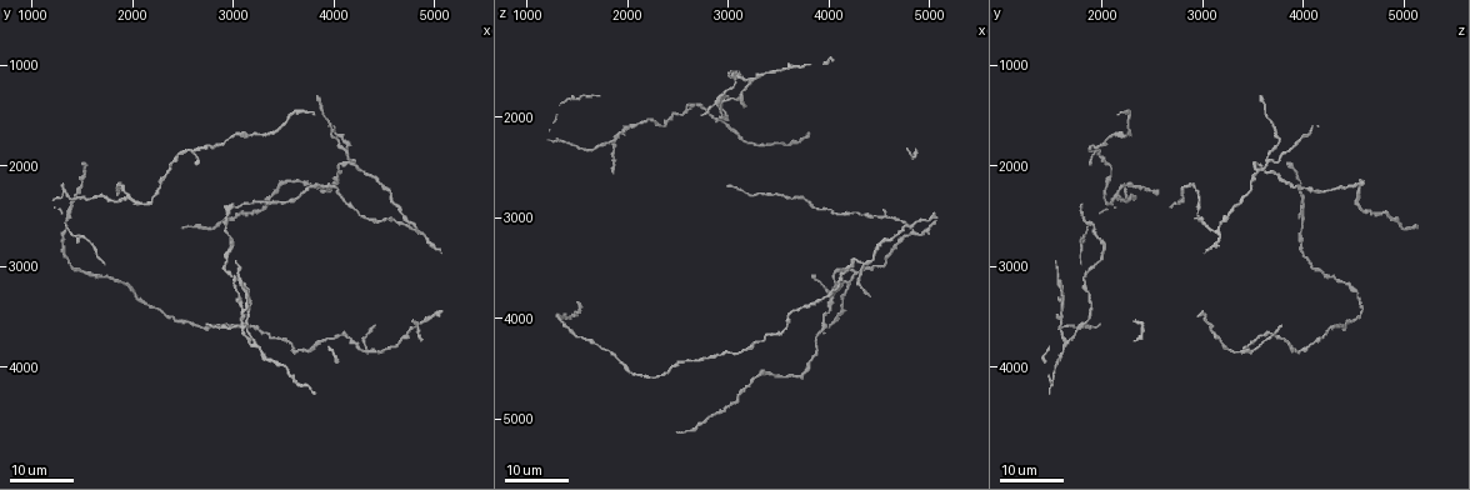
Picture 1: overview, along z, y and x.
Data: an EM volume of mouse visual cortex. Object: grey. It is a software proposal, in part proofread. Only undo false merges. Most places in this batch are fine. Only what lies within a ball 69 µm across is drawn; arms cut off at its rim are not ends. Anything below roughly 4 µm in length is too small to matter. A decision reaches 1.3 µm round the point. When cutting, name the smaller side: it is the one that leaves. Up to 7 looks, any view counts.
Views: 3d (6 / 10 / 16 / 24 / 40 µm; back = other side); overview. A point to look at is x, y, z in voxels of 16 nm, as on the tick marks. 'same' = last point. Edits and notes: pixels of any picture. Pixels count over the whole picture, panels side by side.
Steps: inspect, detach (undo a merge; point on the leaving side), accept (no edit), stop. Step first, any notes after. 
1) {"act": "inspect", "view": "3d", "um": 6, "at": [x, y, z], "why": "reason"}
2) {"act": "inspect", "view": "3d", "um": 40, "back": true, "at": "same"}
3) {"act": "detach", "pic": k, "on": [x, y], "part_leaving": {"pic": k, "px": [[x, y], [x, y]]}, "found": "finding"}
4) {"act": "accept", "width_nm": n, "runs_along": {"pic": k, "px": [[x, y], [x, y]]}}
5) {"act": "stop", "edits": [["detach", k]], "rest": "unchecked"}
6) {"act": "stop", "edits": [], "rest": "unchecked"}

{"act": "inspect", "view": "3d", "um": 16, "at": [3180, 3820, 1620], "why": "three arms meet"}

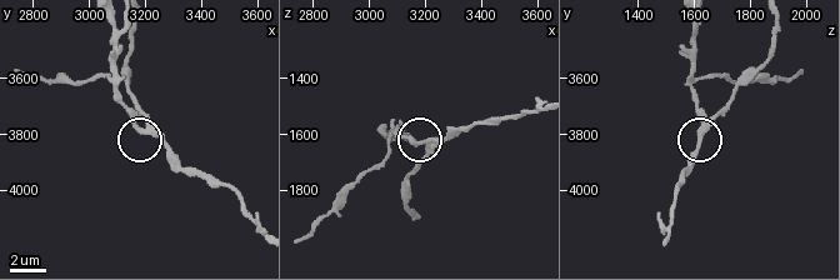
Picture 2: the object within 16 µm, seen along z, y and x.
{"act": "inspect", "view": "3d", "um": 6, "at": [3180, 3790, 1620], "why": "closer look"}

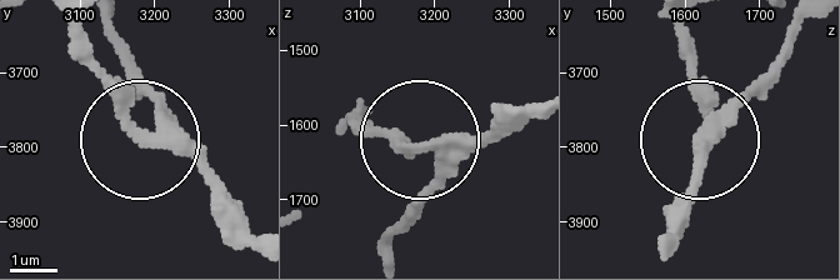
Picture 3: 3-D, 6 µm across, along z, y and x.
{"act": "inspect", "view": "3d", "um": 6, "back": true, "at": [3190, 3785, 1635]}

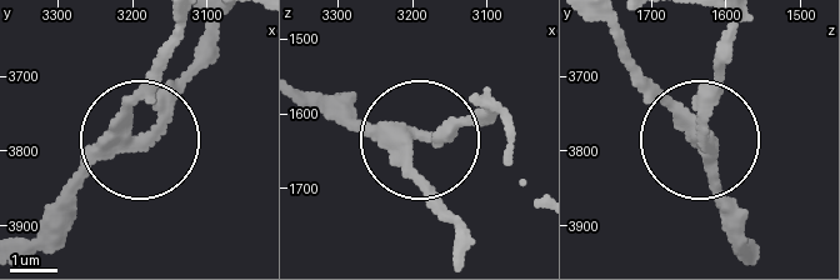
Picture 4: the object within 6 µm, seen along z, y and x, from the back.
{"act": "accept", "arms": 3, "runs_along": {"pic": 4, "px": [[606, 28], [698, 128], [721, 56]]}, "found": "continuous, no second cell"}

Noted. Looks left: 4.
{"act": "inspect", "view": "3d", "um": 24, "at": [1940, 2300, 2140], "why": "arms part here"}

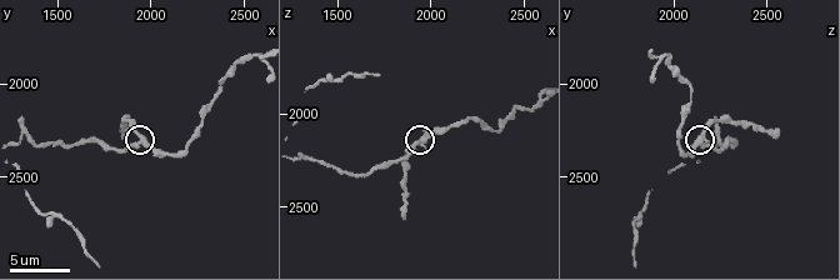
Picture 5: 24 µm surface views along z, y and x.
{"act": "inspect", "view": "3d", "um": 6, "at": [1940, 2300, 2140]}

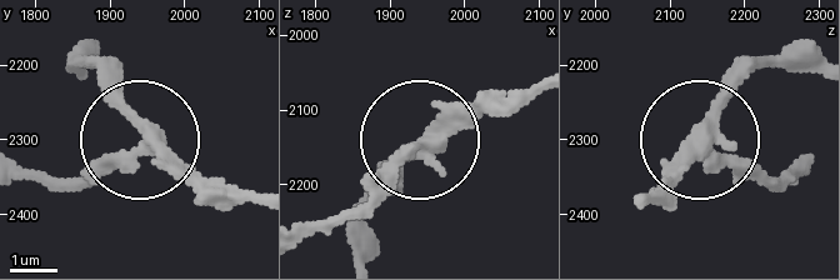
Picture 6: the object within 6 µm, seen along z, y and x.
{"act": "accept", "runs_along": {"pic": 6, "px": [[536, 86], [464, 103], [360, 198]]}, "found": "all the same cell"}

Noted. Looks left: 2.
{"act": "inspect", "view": "3d", "um": 16, "at": [4280, 2060, 3540], "why": "three-way junction"}

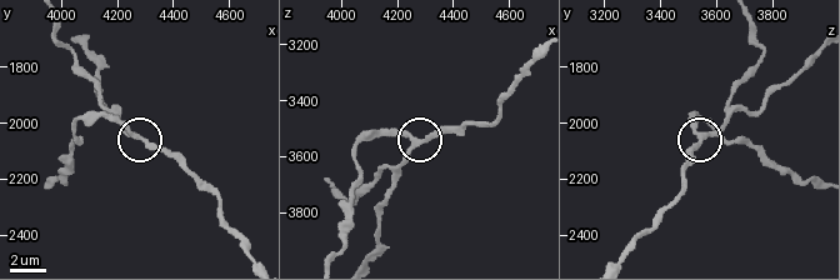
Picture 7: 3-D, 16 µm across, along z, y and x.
{"act": "inspect", "view": "3d", "um": 10, "at": [4250, 2040, 3540], "why": "closer look"}

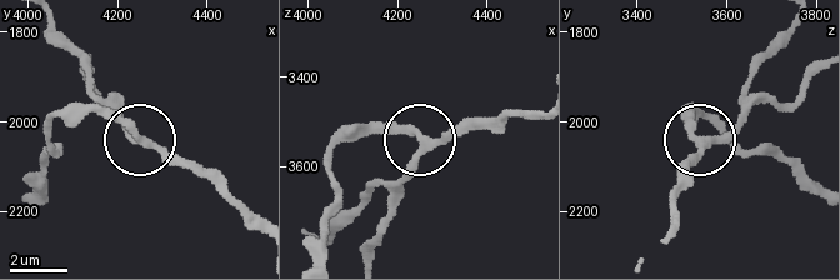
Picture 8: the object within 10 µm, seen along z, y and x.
{"act": "accept", "arms": 3, "runs_along": {"pic": 8, "px": [[666, 238], [674, 188], [700, 140], [726, 130], [753, 104]]}, "found": "one cell here"}

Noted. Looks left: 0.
{"act": "stop", "edits": [], "rest": "unchecked"}

